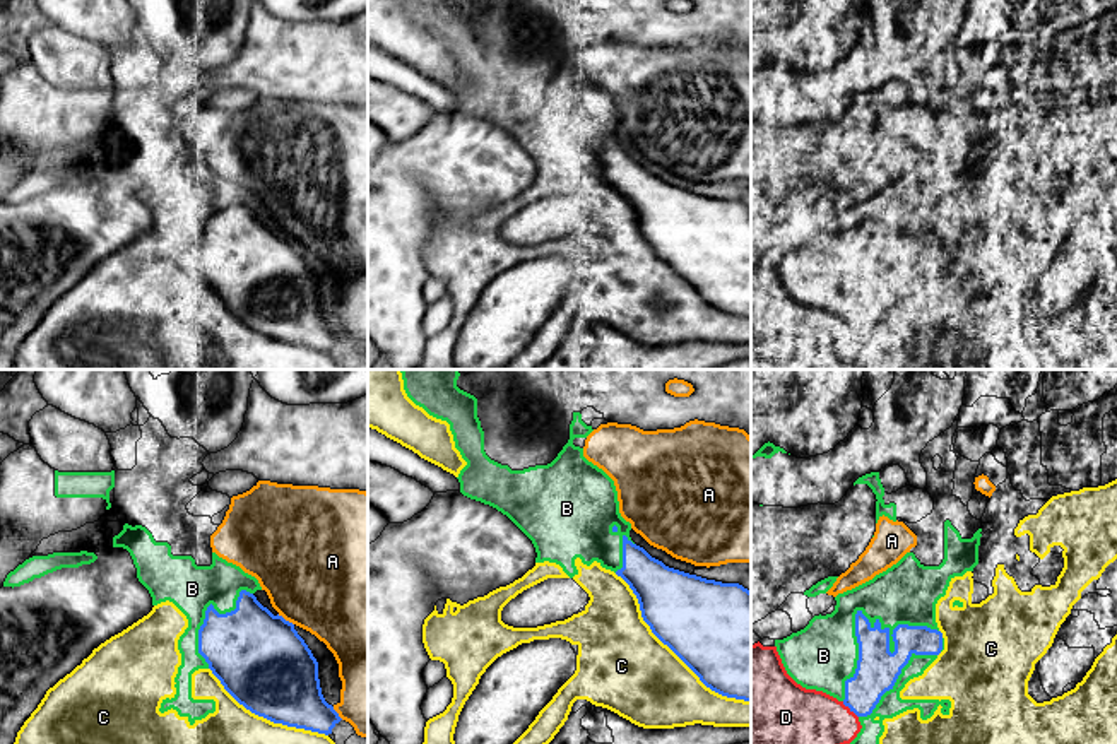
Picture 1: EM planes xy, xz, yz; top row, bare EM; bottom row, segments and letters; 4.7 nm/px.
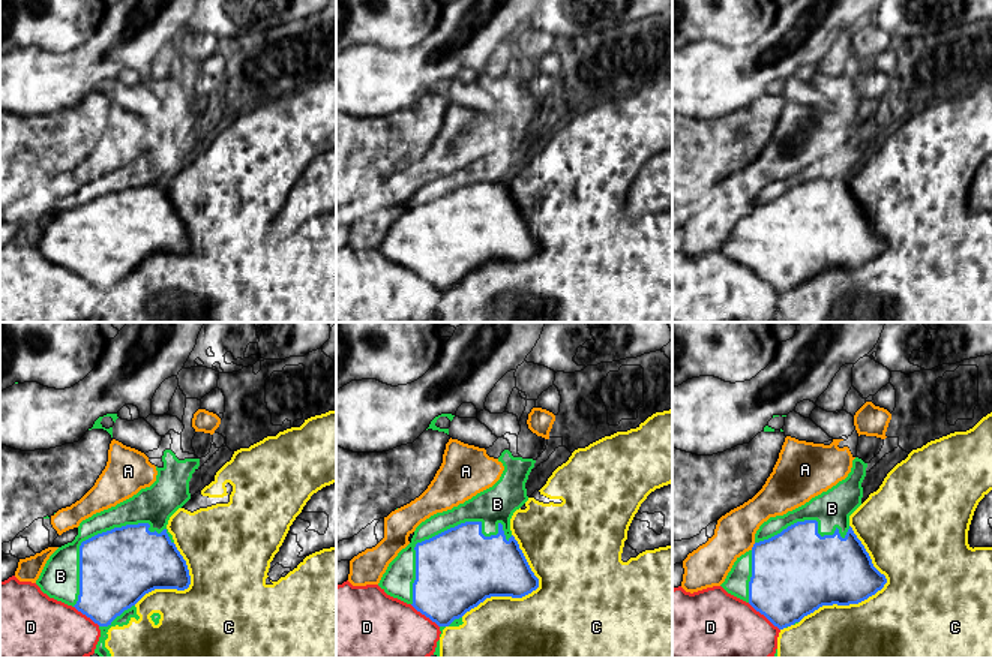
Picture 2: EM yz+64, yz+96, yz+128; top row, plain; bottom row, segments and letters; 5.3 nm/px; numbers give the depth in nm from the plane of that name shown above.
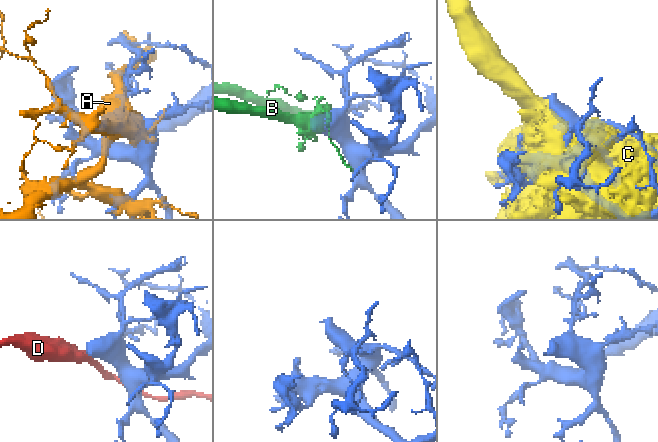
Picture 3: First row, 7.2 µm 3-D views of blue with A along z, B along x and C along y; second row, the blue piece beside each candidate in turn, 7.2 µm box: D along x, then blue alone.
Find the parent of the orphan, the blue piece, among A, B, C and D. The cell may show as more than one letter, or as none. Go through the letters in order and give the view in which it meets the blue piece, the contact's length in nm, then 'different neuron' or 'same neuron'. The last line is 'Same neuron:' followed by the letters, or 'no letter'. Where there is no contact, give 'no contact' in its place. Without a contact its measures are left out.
A: contact in xy; length 90 nm; different neuron
B: contact in yz; length 550 nm; same neuron
C: contact in xz; length 900 nm; different neuron
D: contact in yz; length 110 nm; different neuron
Same neuron: B

